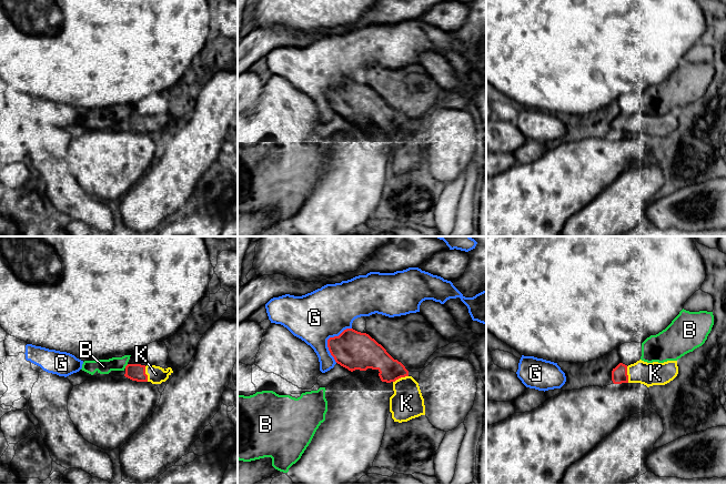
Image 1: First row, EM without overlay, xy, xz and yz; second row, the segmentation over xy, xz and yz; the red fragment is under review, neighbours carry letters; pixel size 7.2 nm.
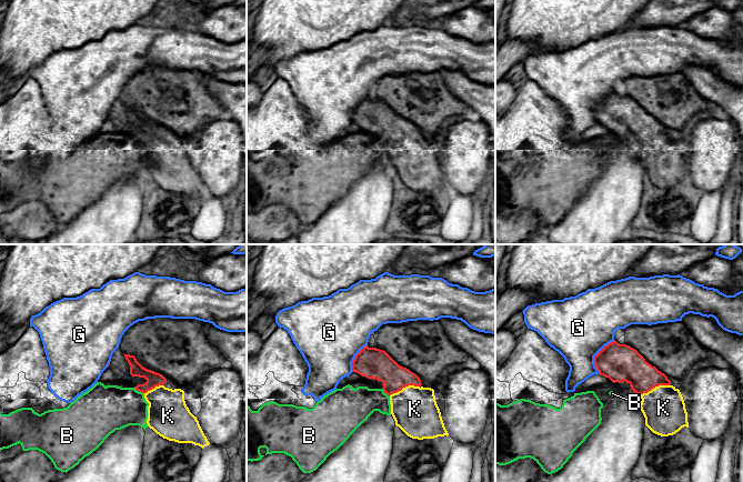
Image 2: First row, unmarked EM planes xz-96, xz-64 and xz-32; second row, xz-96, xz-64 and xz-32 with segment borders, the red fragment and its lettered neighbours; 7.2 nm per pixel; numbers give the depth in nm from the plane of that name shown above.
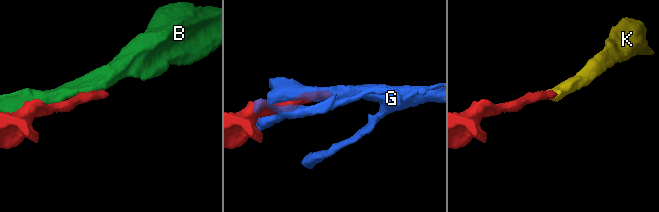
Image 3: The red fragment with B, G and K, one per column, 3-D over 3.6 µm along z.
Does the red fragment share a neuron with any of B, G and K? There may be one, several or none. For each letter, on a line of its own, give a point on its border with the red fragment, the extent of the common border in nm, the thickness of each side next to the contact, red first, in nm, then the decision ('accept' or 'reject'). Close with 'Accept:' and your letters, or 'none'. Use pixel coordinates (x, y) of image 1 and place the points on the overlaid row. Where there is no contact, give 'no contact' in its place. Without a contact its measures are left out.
B: contact xy (125, 366); length 40 nm; calibres 130 and 110 nm; reject
G: contact xz (328, 340); length 280 nm; calibres 280 and 360 nm; reject
K: contact yz (626, 374); length 120 nm; calibres 110 and 170 nm; accept
Accept: K

